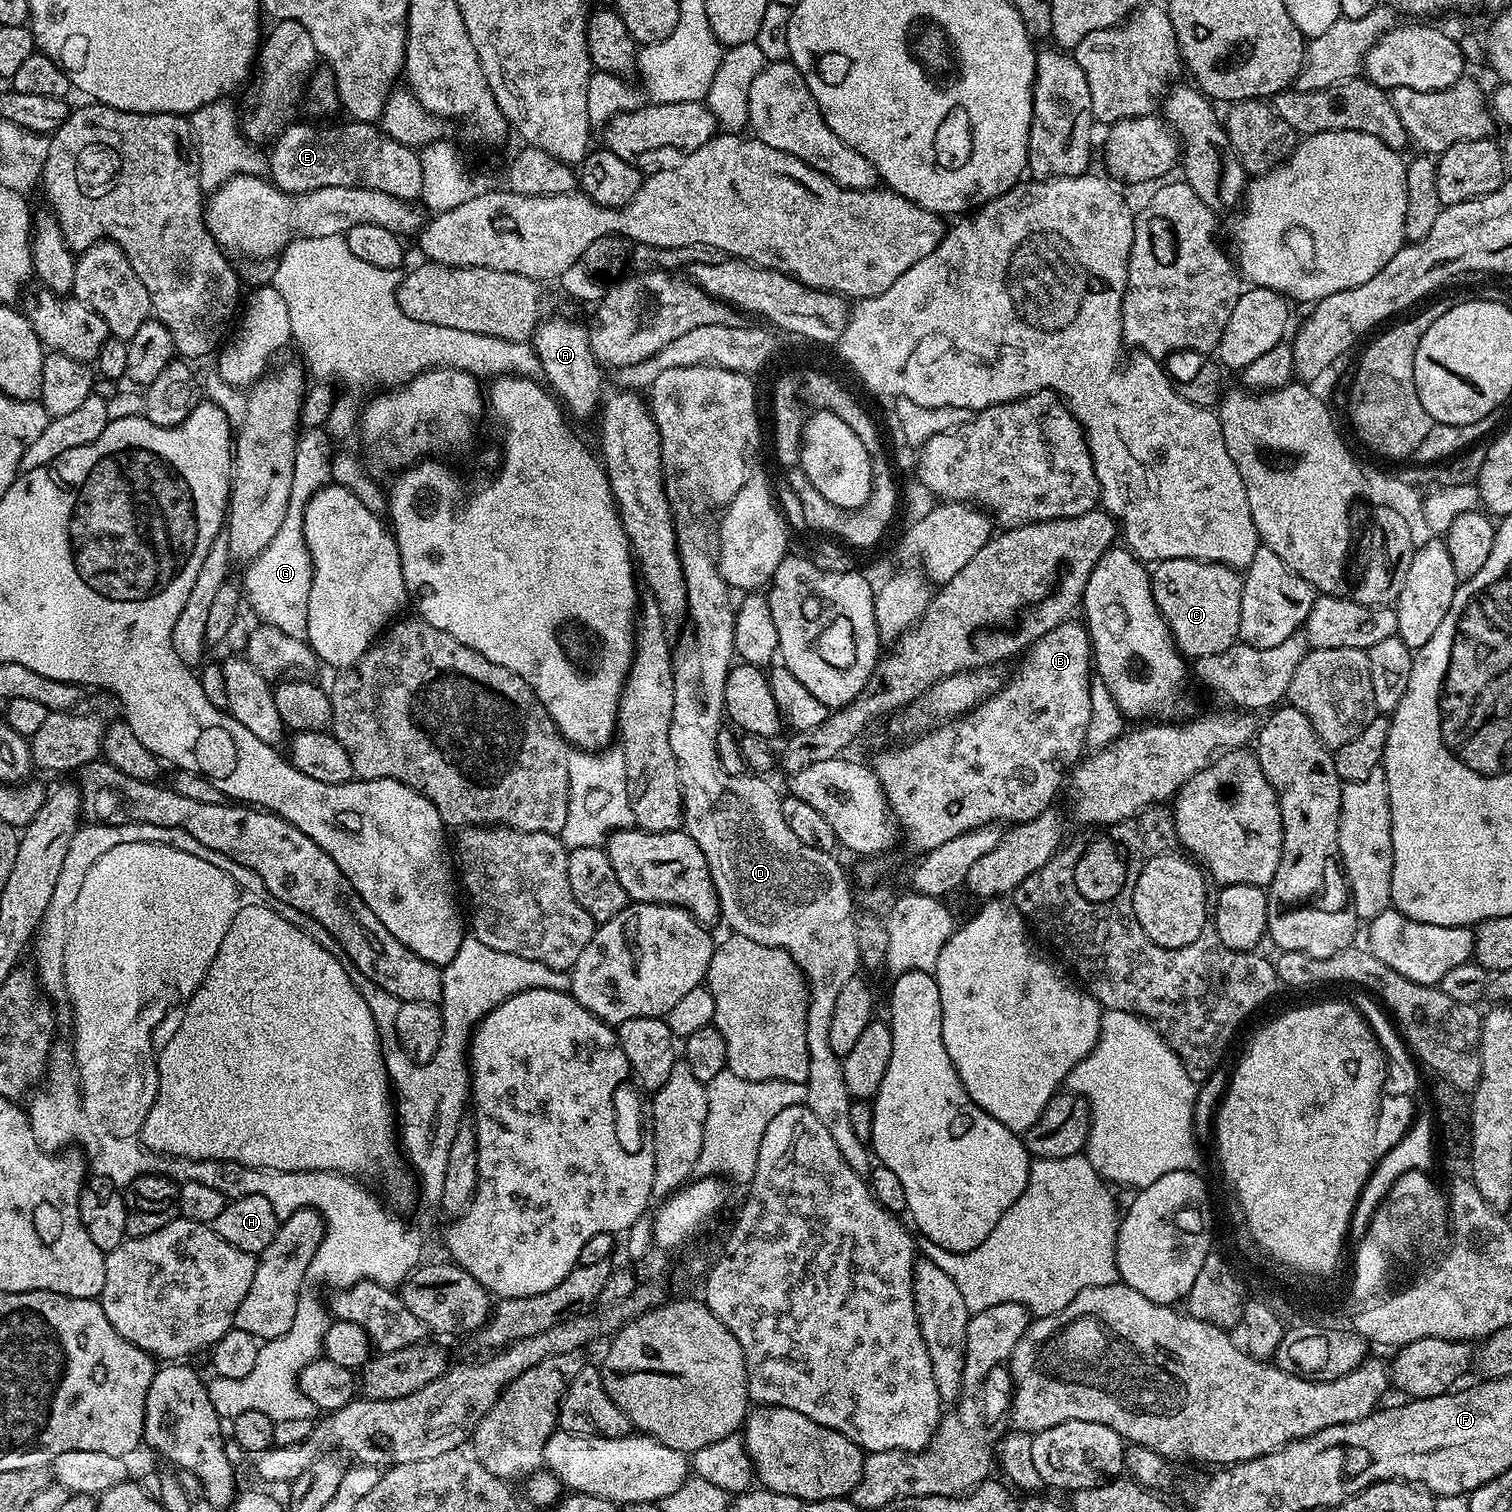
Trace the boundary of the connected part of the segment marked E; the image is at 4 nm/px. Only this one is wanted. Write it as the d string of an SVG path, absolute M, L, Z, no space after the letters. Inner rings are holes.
M292 122L284 128L271 145L272 153L266 156L266 172L273 184L283 192L313 192L326 186L354 186L382 190L382 194L390 194L394 198L411 200L421 199L422 166L417 149L407 148L402 142L390 138L381 132L375 123L362 124L347 122L336 124L333 128L315 128L312 124L296 124Z

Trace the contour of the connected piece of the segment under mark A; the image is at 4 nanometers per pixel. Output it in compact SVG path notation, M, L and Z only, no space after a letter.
M552 320L546 324L539 329L538 339L534 344L541 362L543 377L548 378L547 383L573 417L588 416L592 411L595 413L602 404L602 395L600 396L602 368L591 352L589 329L585 325L583 328L576 320Z

